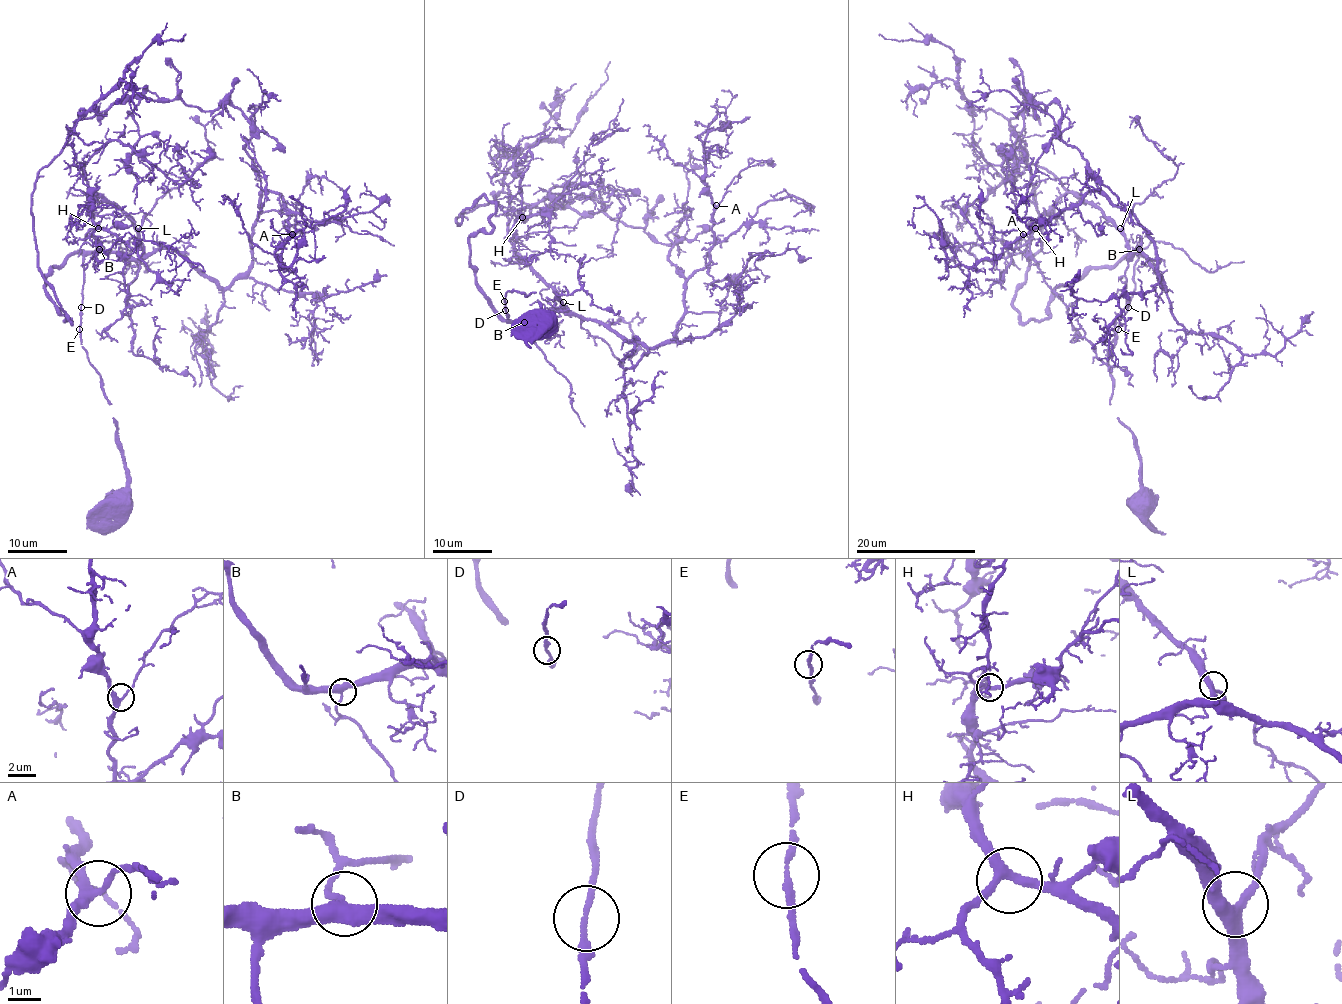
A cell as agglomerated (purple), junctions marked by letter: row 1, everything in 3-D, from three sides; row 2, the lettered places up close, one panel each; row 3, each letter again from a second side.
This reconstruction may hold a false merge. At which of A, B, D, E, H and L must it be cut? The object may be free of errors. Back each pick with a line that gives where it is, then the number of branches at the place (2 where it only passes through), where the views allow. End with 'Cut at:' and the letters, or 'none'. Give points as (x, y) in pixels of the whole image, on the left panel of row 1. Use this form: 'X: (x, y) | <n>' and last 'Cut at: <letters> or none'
Cut at: none

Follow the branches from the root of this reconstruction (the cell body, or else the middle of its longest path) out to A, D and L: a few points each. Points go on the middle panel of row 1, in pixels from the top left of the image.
A: (536, 325), (551, 323), (534, 292), (507, 290), (509, 320), (564, 311), (645, 347), (675, 340), (716, 205)
D: (536, 325), (536, 331), (543, 331), (551, 323), (534, 292), (507, 290), (506, 310)
L: (536, 325), (536, 331), (543, 331), (551, 323), (534, 292), (507, 290), (509, 320), (565, 311), (563, 302)

